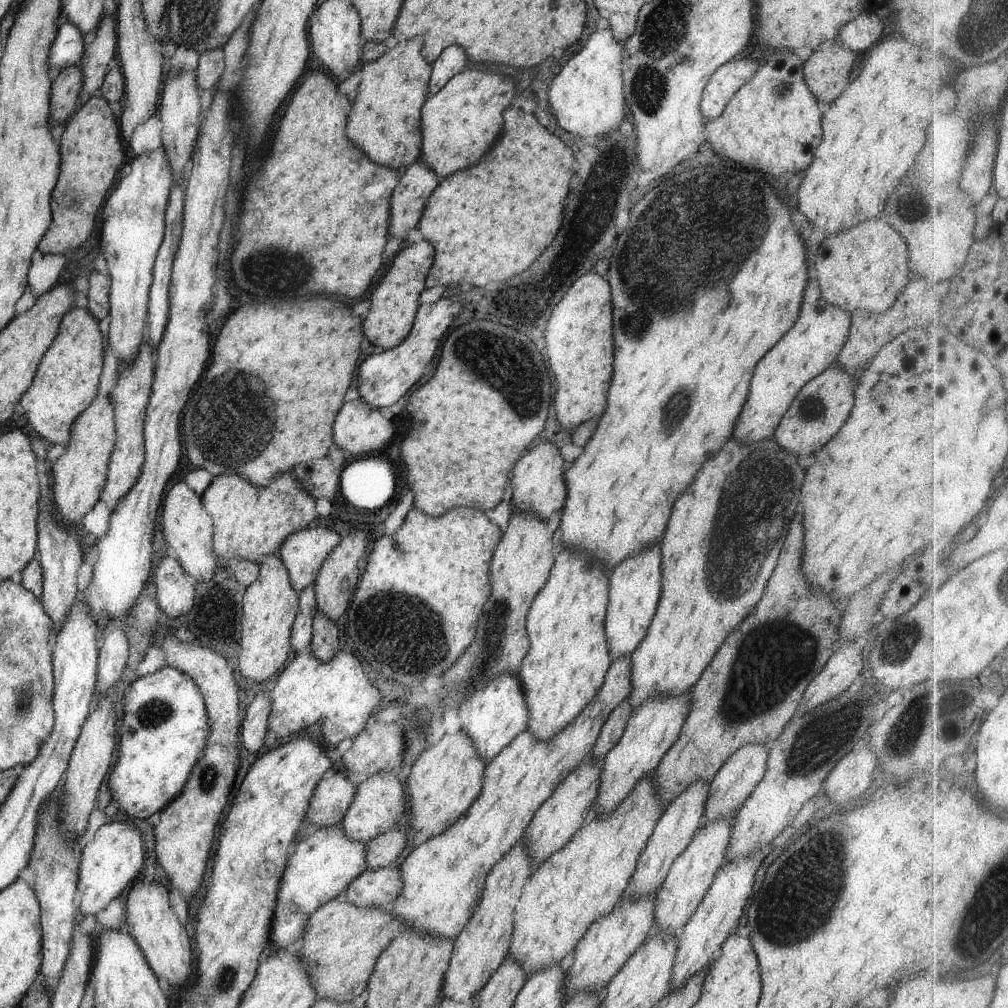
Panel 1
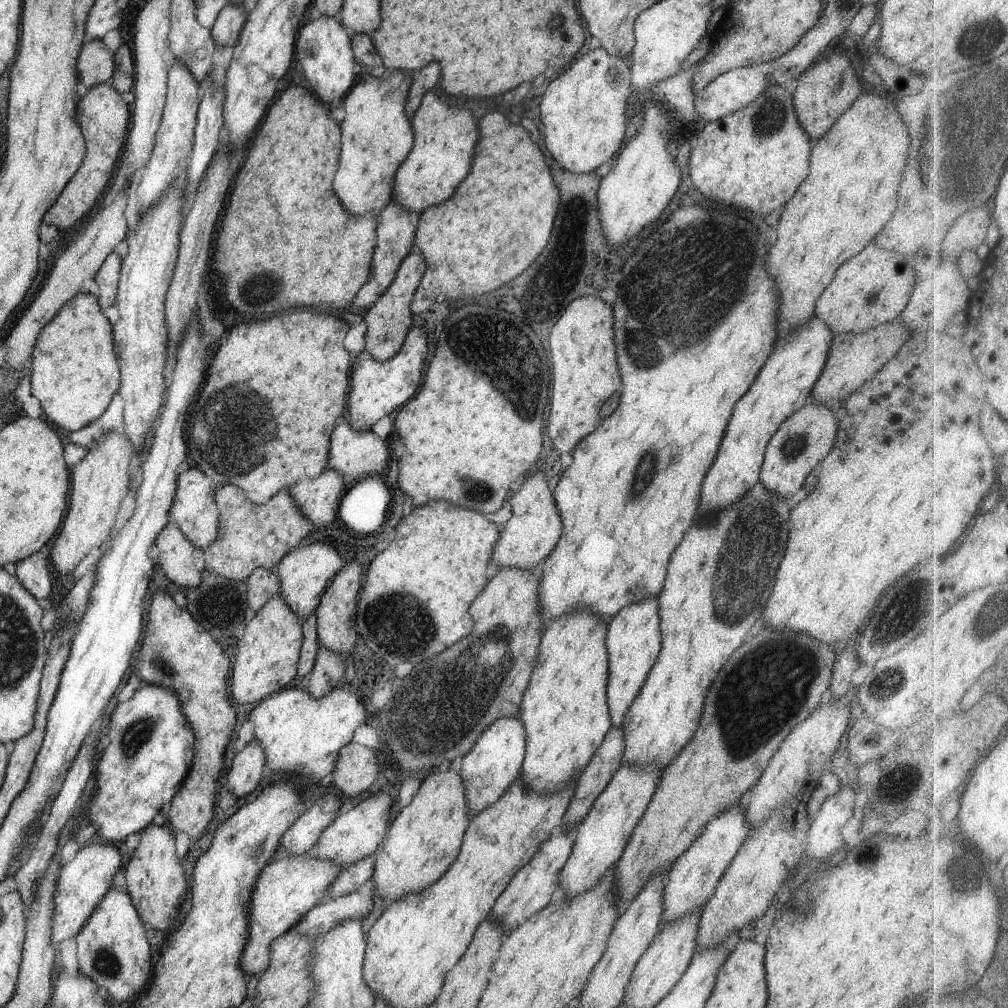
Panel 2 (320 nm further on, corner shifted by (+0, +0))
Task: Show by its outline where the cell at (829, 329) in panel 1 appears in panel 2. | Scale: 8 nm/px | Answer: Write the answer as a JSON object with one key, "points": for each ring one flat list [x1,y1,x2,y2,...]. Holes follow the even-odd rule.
{"points":[[816,317,791,332,785,341,777,340,748,392,733,406,716,458,701,486,697,518,721,513,759,483,759,472,768,441,778,427,802,408,811,396,812,387,826,364,833,338,829,326]]}

